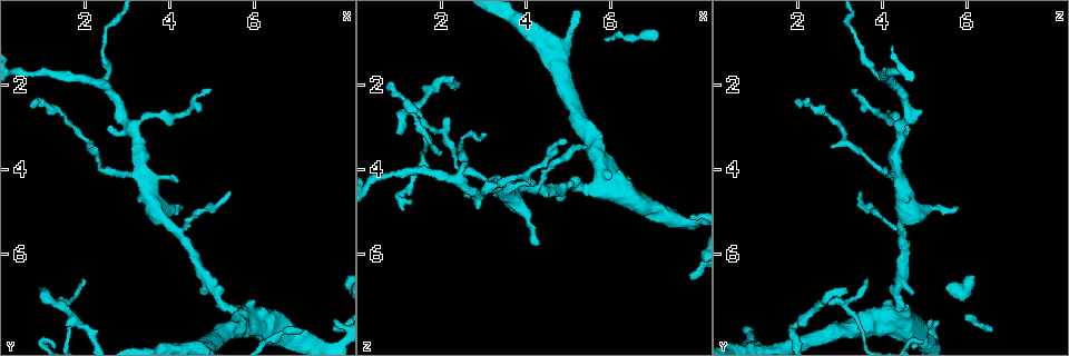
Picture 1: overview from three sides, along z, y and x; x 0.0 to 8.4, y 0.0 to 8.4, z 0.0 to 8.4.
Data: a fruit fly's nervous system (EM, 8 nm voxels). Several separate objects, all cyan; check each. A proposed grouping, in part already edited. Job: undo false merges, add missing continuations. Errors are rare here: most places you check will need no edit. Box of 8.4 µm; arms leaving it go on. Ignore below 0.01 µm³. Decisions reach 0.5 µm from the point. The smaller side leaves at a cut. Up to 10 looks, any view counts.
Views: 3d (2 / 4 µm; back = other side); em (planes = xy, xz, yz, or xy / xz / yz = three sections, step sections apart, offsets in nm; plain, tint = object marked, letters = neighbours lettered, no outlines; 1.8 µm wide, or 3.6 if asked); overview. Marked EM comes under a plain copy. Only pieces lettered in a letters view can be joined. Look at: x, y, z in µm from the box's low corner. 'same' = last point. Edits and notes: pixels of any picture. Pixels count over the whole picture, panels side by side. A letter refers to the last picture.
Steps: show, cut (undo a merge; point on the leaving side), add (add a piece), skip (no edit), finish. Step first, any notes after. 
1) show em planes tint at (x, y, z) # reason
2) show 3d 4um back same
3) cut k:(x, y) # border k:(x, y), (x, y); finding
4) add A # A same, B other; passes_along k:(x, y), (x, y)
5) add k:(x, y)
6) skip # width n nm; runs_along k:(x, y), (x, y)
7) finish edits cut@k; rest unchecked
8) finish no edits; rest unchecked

show 3d 2um at (0.75, 2.45, 2.05) # long arm stops here

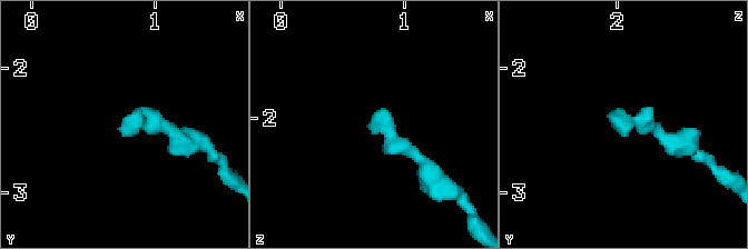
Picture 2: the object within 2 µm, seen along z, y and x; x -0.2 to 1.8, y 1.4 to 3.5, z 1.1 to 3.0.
show em xy step 4 letters at (0.68, 2.48, 2.04) # now the EM

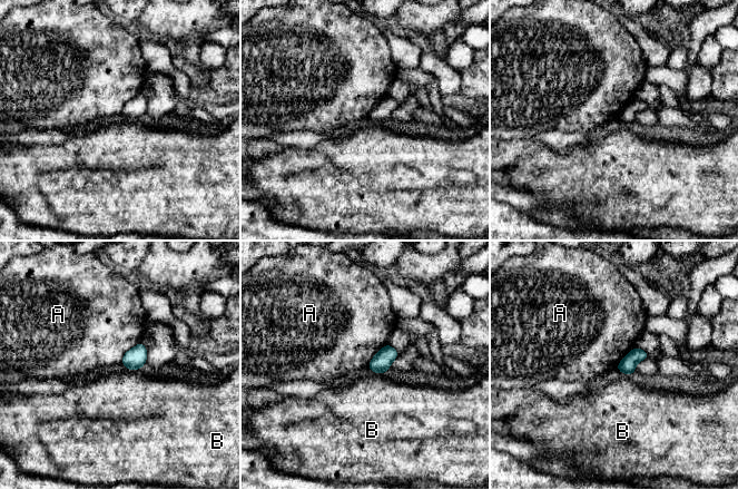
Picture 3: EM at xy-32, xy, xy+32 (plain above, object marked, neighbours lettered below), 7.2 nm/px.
show em planes letters same

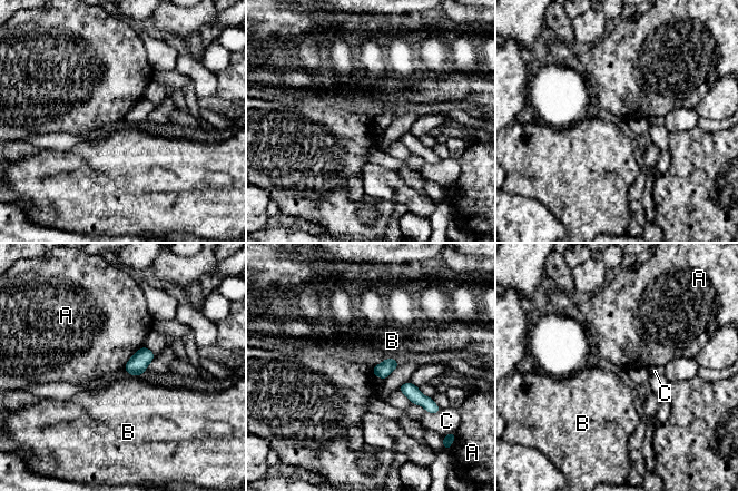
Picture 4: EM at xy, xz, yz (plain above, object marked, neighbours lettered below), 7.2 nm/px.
skip # A other, B other, C other; border 4:(143, 345), (124, 367); none of them fits

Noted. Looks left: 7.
show 3d 2um at (4.35, 4.80, 5.80) # tapers out

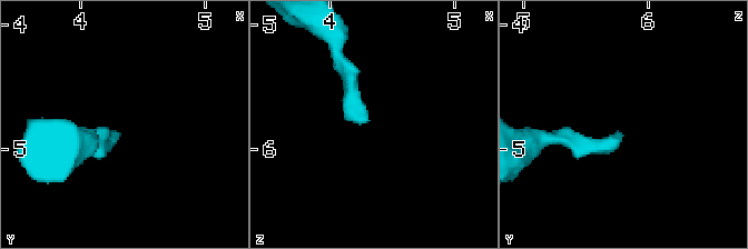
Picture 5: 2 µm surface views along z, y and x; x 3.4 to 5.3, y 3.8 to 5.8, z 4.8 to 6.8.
show em planes letters at (4.28, 4.86, 5.80)

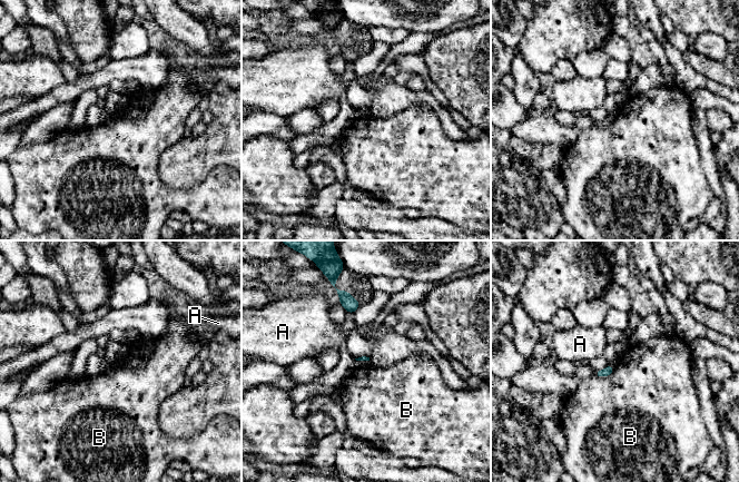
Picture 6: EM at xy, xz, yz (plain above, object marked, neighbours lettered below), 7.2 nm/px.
skip # A other, B other; border 6:(614, 367), (608, 375), (594, 376); no lettered piece goes on from it

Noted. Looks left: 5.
show em xy step 4 letters at (0.95, 6.80, 3.10) # branch stops here

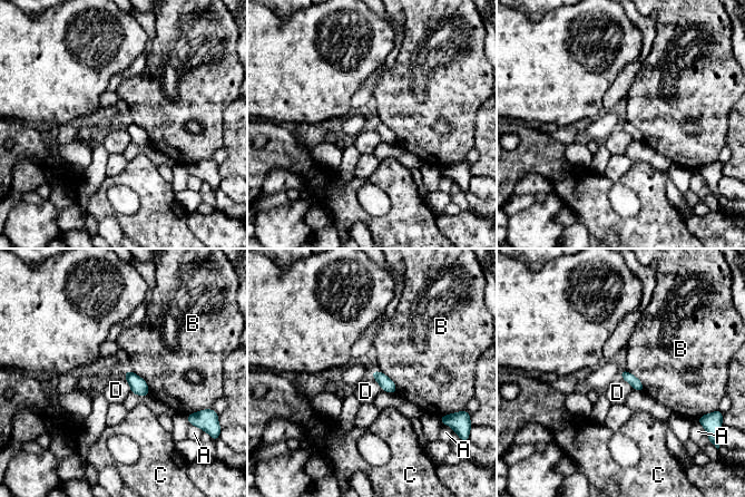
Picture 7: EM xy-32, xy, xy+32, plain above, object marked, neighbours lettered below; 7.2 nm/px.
show em planes letters same

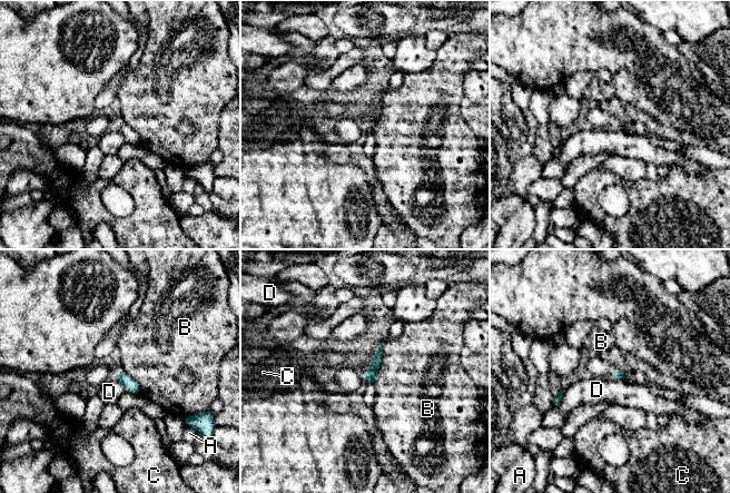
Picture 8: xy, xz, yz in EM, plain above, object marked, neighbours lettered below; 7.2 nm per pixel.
skip # longest_contact B 320 nm; A other, B other, C other, D other; runs_along 8:(380, 349), (367, 381); no lettered piece goes on from it

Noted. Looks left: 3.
show em yz step 4 tint at (4.60, 5.15, 4.00) # a narrow waist

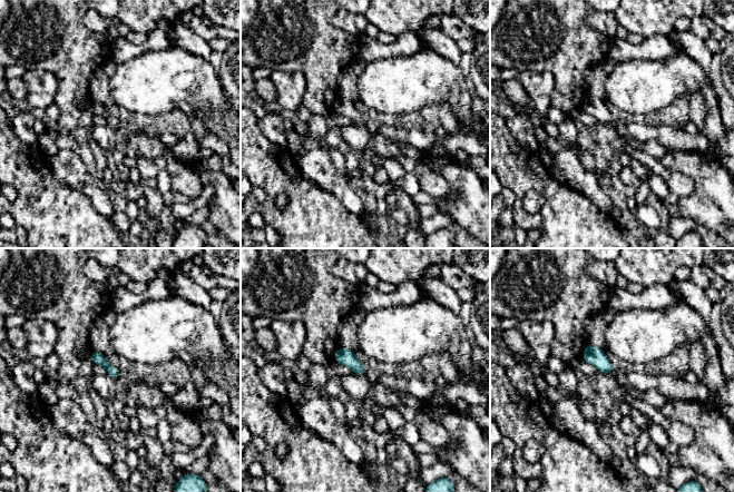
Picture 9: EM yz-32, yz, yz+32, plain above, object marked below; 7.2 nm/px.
show em planes letters same # another direction

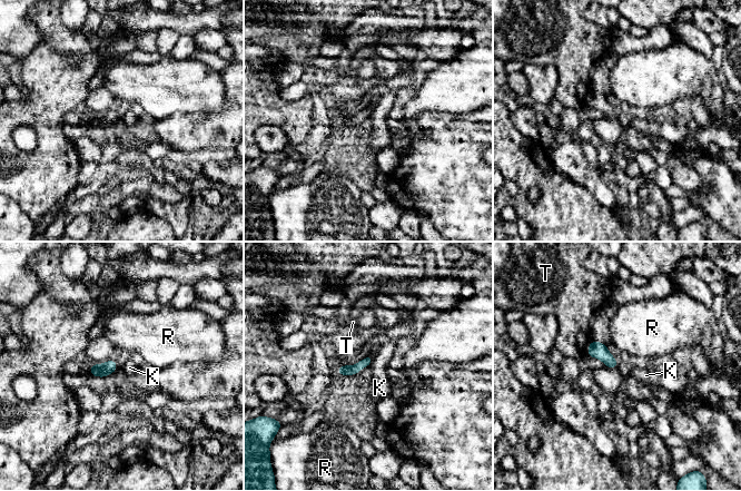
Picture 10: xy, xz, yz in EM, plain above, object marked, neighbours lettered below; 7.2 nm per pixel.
skip # K other, R other, T other; border 10:(373, 359), (371, 362); all the same neuron

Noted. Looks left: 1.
finish no edits; rest unchecked

